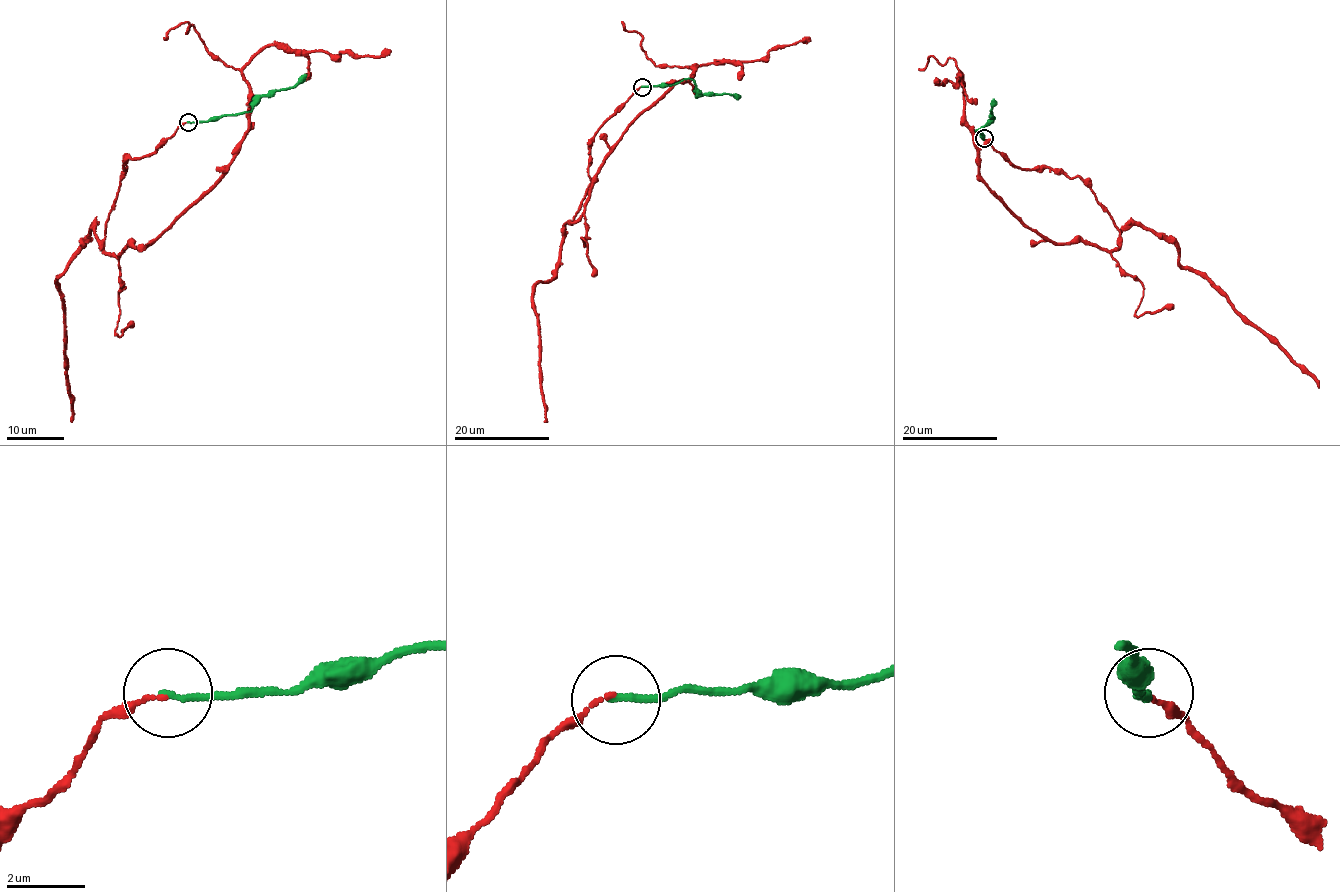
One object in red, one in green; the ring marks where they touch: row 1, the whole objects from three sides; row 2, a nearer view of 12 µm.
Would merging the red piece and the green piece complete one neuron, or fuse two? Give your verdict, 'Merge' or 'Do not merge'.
Do not merge

